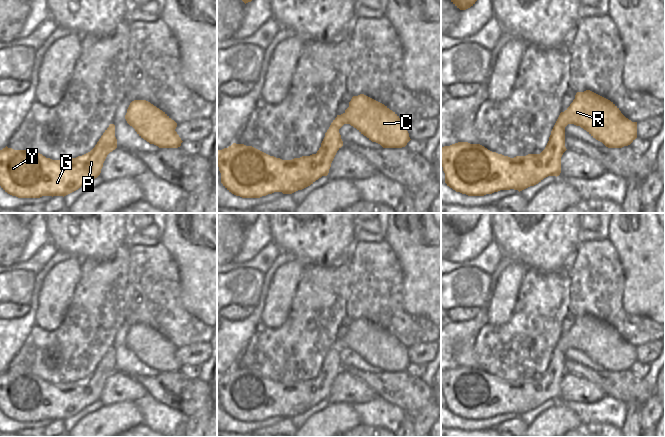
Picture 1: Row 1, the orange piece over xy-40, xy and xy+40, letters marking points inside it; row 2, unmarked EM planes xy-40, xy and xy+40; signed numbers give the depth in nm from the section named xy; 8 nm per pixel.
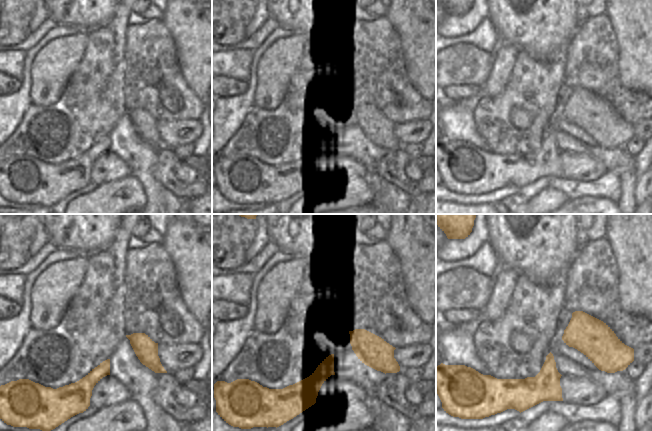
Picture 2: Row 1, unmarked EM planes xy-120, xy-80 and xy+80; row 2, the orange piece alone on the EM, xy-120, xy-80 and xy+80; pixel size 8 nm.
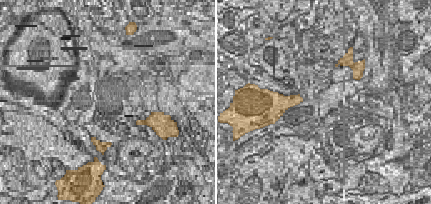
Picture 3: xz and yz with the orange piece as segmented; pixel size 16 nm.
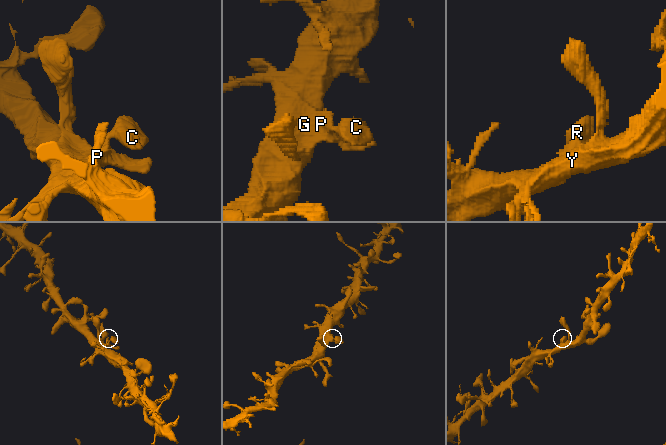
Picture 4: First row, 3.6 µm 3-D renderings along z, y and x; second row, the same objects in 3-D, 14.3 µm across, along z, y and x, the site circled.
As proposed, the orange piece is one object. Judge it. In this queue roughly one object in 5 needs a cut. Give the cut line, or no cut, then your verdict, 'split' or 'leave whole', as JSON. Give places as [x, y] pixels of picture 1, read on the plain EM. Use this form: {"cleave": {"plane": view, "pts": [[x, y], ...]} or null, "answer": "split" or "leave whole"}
{"cleave": null, "answer": "leave whole"}

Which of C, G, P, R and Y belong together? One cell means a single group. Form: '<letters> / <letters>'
C G P R Y

